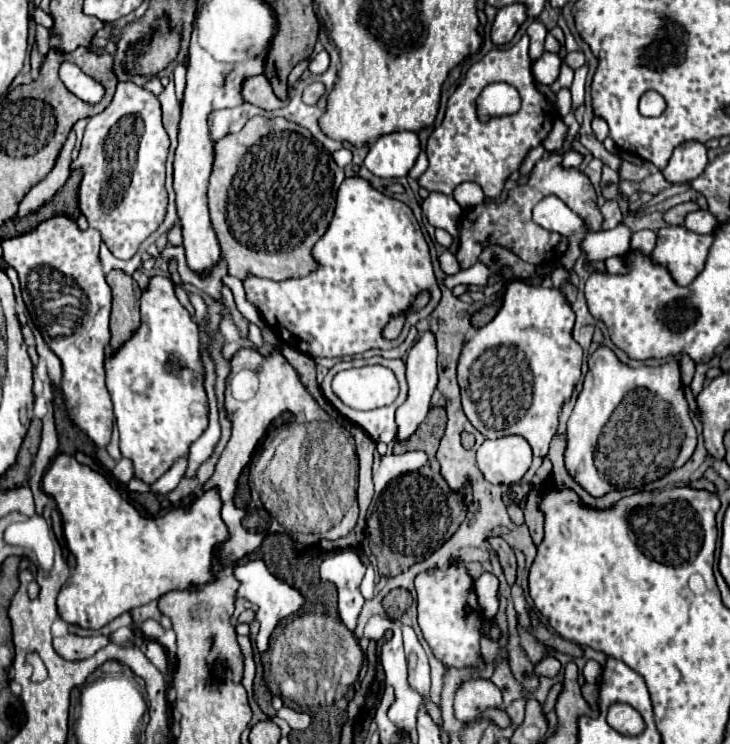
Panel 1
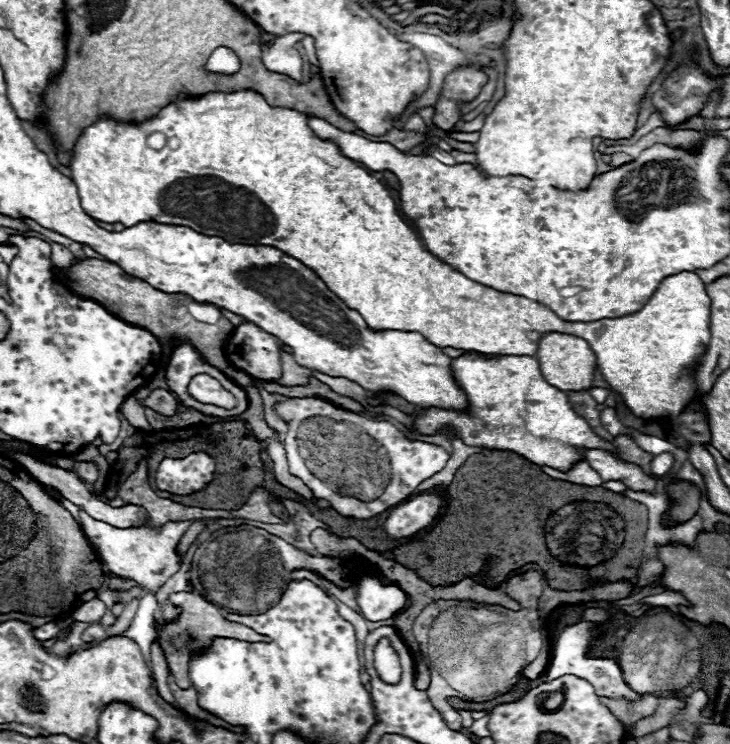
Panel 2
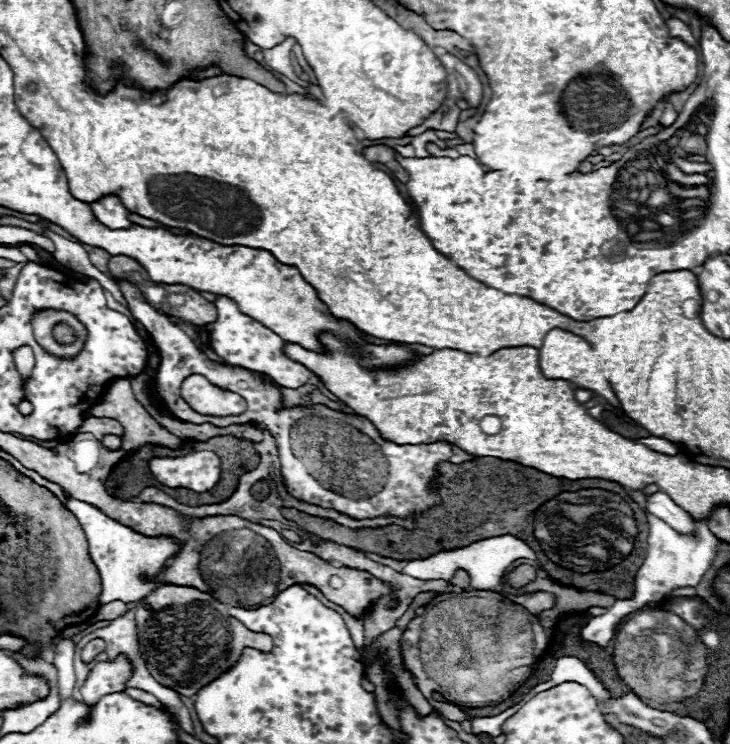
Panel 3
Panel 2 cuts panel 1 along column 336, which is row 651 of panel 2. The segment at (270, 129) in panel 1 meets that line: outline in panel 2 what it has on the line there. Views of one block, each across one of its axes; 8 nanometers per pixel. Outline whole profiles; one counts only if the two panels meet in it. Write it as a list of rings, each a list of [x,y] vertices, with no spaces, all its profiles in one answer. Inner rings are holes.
[[[178,592],[178,594],[170,594],[168,596],[170,602],[174,602],[176,606],[182,608],[182,616],[178,618],[176,624],[170,624],[170,626],[164,626],[164,630],[158,634],[158,640],[160,640],[160,646],[164,648],[166,652],[166,660],[168,660],[168,668],[172,670],[174,678],[176,678],[176,684],[186,690],[190,688],[190,678],[188,678],[188,658],[194,650],[200,650],[200,648],[206,648],[212,638],[234,638],[234,640],[246,640],[246,642],[264,642],[266,638],[262,634],[256,634],[254,630],[250,630],[248,626],[242,626],[242,624],[236,624],[236,622],[228,622],[222,614],[220,614],[220,608],[214,606],[212,602],[204,600],[200,594],[196,592]]]

